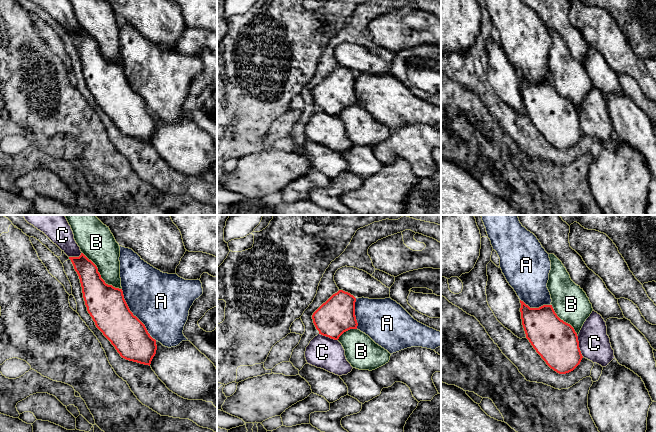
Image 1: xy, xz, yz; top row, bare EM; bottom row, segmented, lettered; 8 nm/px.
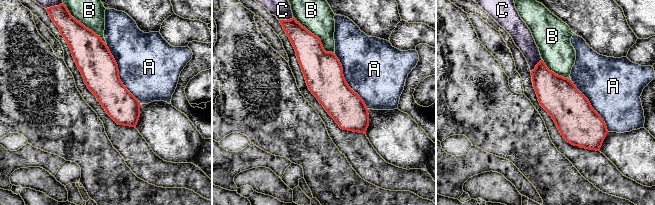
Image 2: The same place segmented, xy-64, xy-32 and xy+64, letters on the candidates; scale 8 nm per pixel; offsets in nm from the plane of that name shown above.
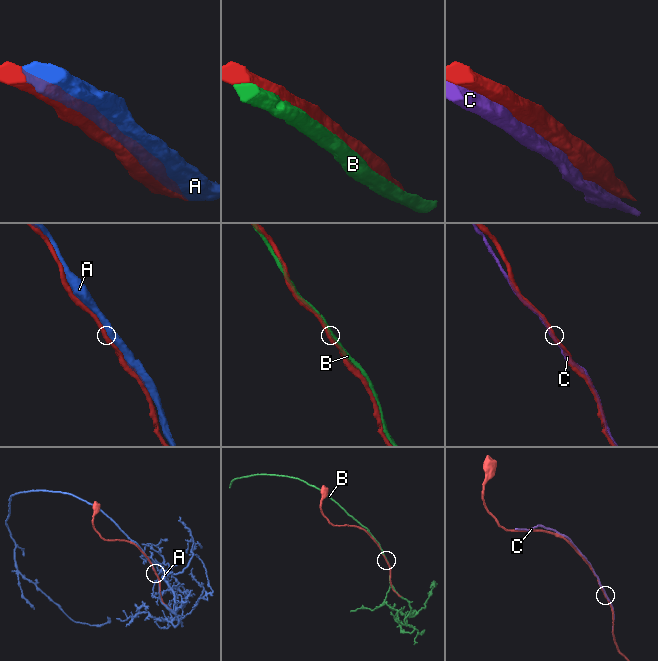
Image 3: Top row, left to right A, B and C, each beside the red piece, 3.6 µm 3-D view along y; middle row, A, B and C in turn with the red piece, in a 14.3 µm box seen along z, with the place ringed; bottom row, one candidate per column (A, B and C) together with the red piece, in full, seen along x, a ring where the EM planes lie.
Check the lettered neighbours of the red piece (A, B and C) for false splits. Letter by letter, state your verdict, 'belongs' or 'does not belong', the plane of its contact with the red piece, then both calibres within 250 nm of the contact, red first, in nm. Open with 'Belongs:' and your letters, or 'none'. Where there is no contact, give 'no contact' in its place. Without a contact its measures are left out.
Belongs: A
A: belongs; contact in xy; calibres 300 and 460 nm
B: does not belong; contact in xy; calibres 300 and 280 nm
C: does not belong; contact in yz; calibres 340 and 260 nm

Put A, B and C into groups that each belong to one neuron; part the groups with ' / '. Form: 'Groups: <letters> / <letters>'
Groups: A / B C

